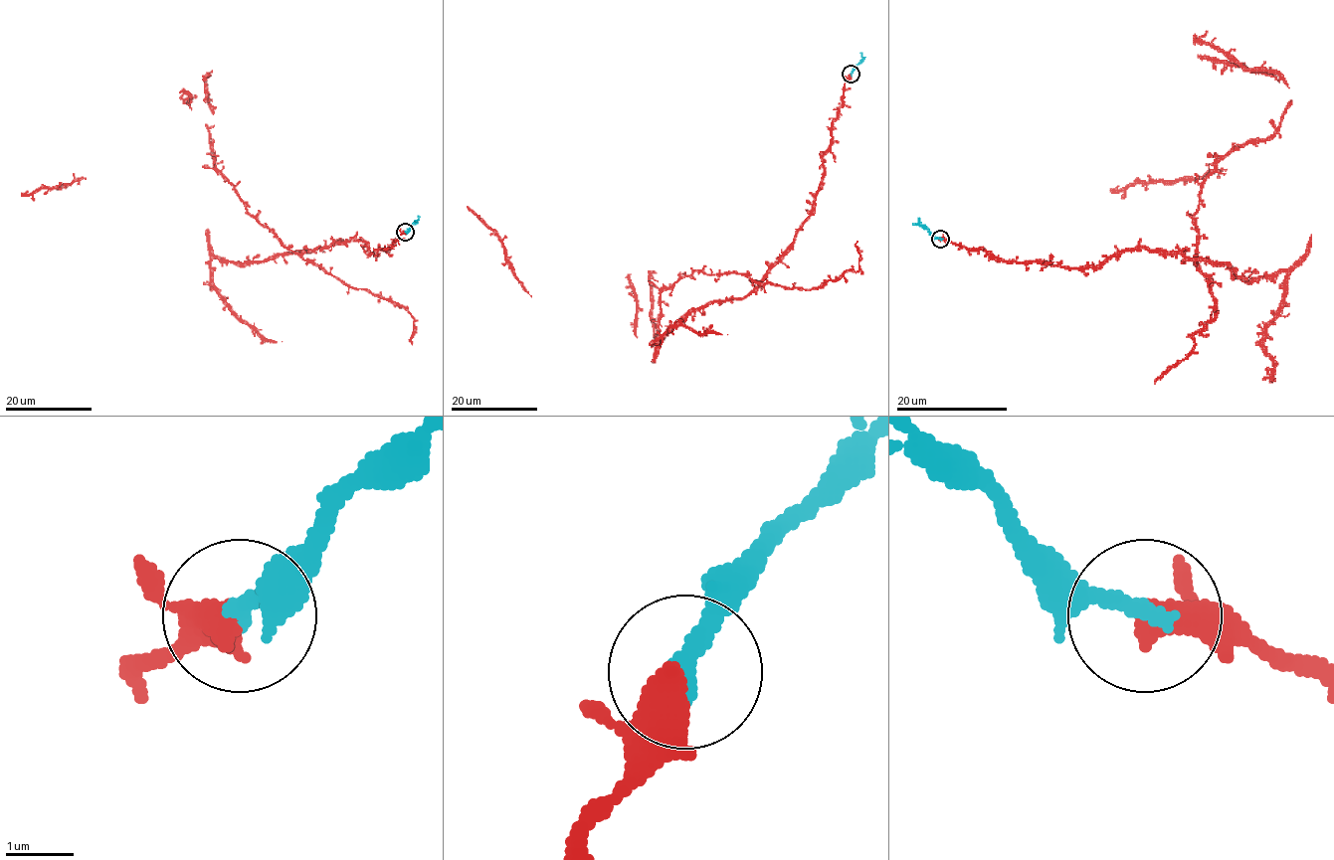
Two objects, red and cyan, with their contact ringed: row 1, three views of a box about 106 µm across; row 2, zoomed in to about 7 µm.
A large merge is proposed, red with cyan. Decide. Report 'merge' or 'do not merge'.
merge

